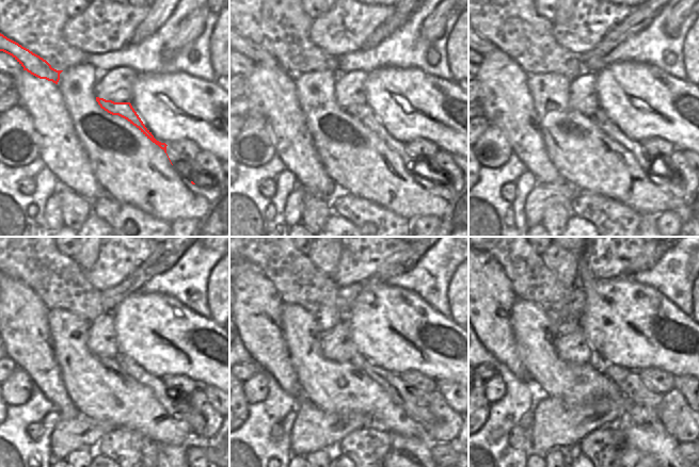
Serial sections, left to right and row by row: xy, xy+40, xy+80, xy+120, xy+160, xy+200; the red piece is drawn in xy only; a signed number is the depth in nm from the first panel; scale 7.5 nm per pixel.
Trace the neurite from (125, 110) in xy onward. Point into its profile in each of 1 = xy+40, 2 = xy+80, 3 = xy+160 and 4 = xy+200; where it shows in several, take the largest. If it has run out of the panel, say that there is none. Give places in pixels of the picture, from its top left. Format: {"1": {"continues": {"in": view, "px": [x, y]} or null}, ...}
{"1": {"continues": {"in": "xy+40", "px": [364, 113]}}, "2": {"continues": {"in": "xy+80", "px": [671, 182]}}, "3": {"continues": {"in": "xy+160", "px": [415, 403]}}, "4": {"continues": {"in": "xy+200", "px": [629, 382]}}}

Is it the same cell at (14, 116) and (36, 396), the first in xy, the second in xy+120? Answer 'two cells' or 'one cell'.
two cells

